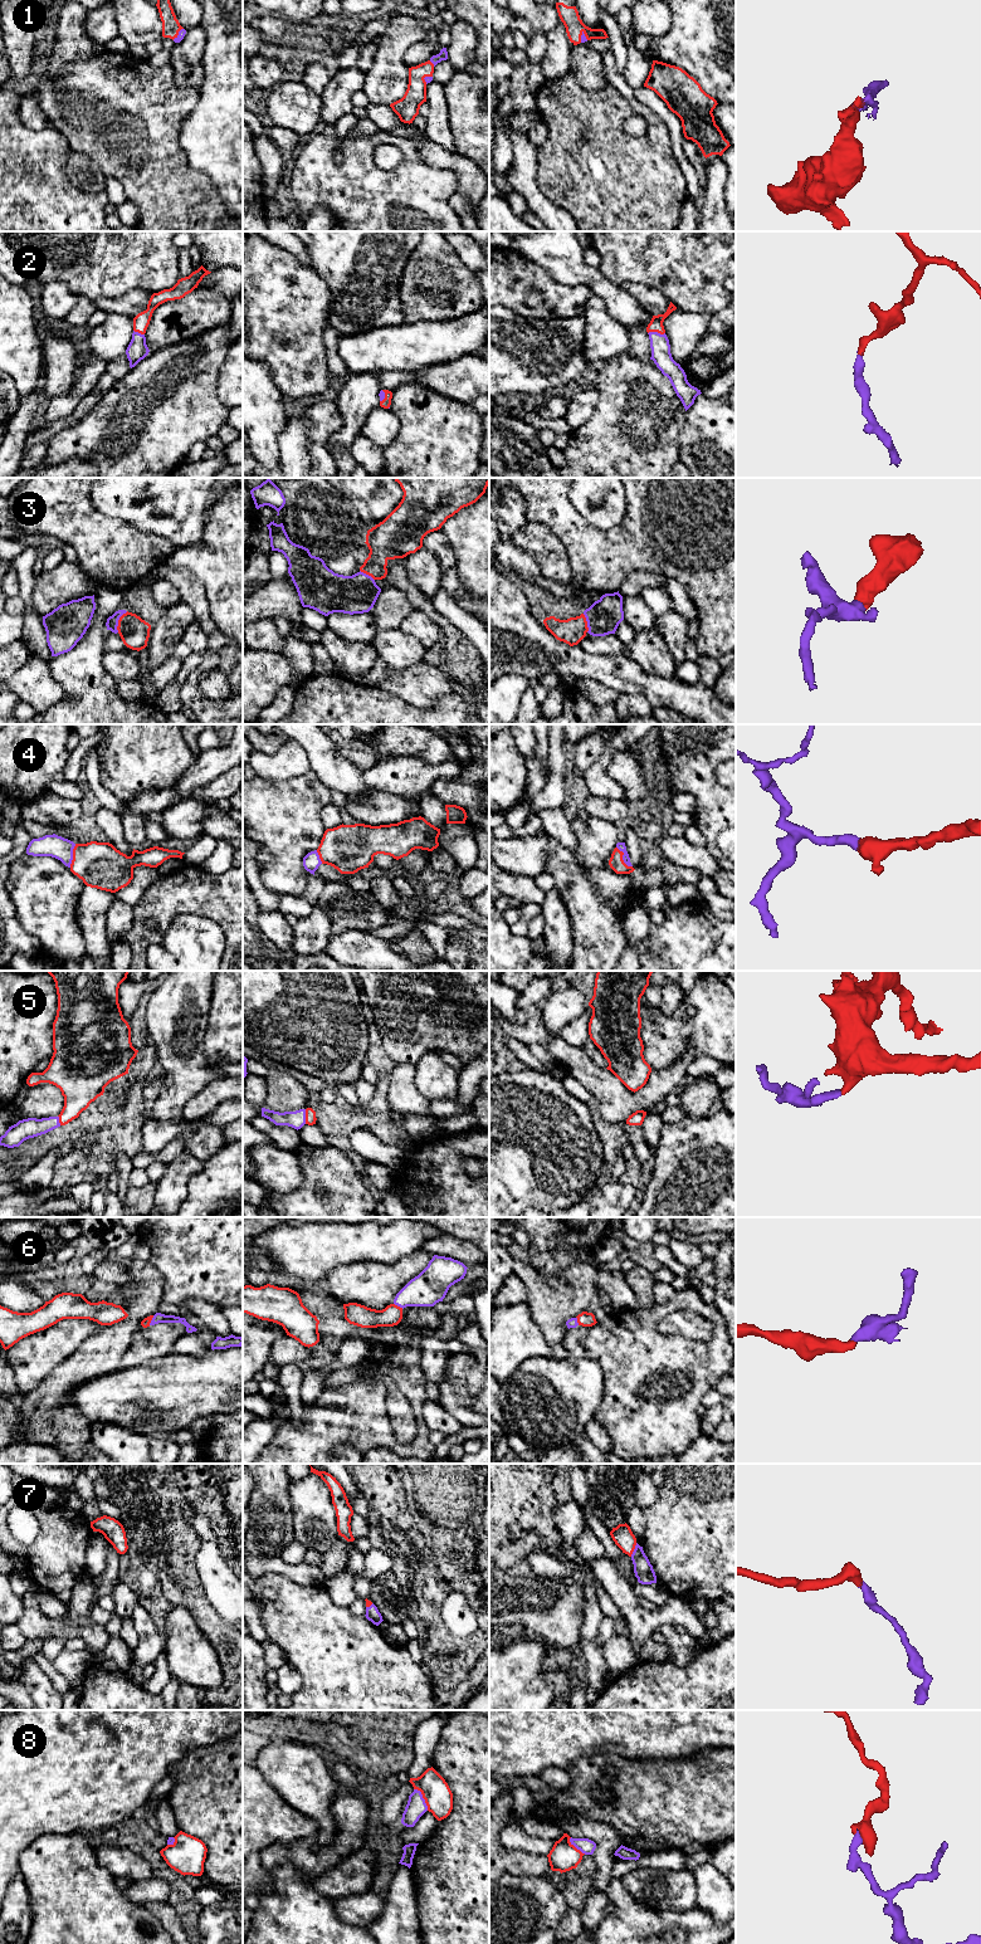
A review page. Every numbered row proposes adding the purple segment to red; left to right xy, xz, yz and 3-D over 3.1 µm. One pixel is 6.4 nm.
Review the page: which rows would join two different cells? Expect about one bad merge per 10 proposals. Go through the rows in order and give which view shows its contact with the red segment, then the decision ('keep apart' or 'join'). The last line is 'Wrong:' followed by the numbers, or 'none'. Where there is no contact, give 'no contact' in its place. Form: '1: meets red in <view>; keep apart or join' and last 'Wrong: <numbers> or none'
1: meets red in xy; join
2: meets red in yz; join
3: meets red in xy; join
4: meets red in yz; join
5: meets red in xz; join
6: meets red in xz; join
7: meets red in yz; join
8: meets red in xz; keep apart
Wrong: 8

